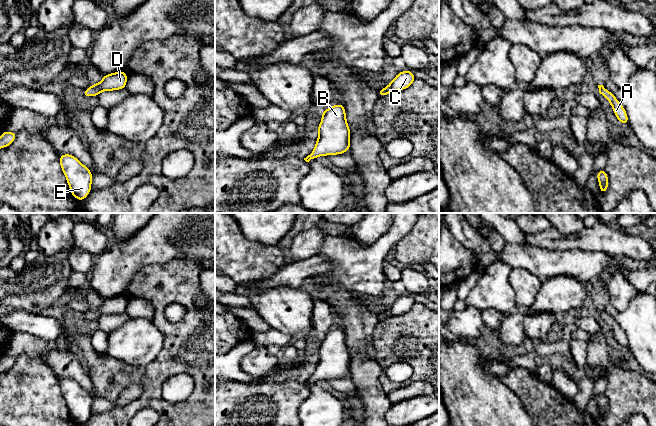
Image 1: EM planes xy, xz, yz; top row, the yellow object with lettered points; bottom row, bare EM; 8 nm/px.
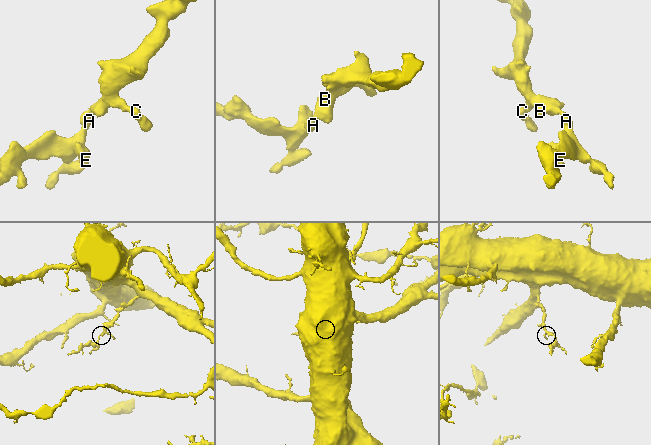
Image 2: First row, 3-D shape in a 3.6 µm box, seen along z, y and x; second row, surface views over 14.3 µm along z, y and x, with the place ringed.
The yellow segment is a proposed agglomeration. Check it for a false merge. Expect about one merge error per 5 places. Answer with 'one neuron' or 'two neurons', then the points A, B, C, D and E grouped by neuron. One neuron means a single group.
one neuron; A B C D E

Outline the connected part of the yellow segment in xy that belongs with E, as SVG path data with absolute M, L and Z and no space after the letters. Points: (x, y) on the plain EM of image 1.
M71 378L60 379L59 384L71 418L77 424L83 425L92 413L91 395Z

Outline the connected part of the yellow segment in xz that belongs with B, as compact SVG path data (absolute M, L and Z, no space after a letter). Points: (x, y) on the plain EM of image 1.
M343 328L330 330L321 338L322 343L317 352L318 363L313 376L304 382L306 386L320 380L344 378L350 374L351 356Z

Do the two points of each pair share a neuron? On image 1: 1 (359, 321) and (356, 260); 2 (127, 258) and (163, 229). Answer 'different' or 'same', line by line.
1: different
2: same

